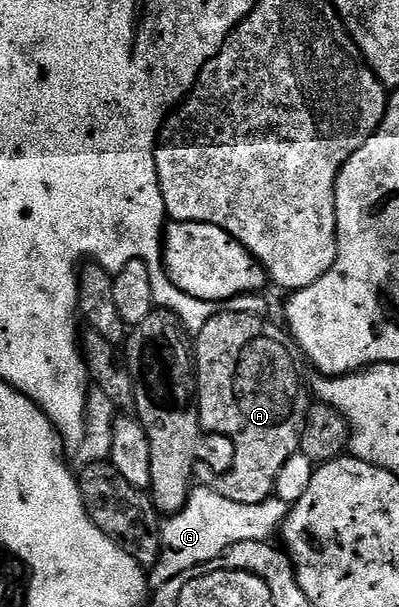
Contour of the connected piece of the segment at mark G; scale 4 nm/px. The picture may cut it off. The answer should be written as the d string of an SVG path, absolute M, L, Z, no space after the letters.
M196 485L189 494L183 510L172 513L161 528L161 550L153 567L148 571L147 582L152 589L161 588L173 581L179 574L206 564L225 551L242 542L259 541L266 543L277 533L291 505L276 496L261 503L233 502L223 497L210 485Z

